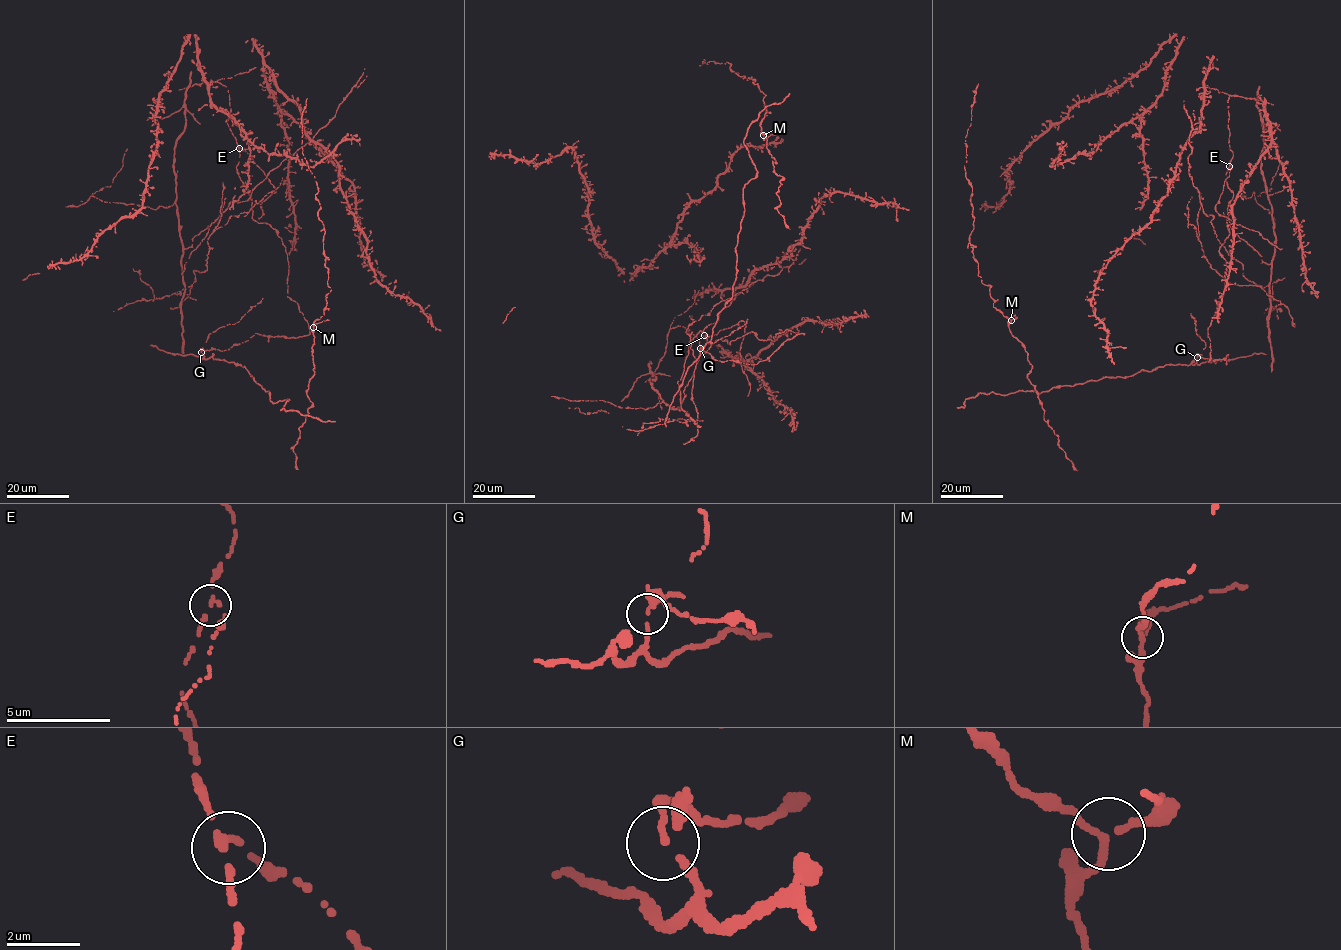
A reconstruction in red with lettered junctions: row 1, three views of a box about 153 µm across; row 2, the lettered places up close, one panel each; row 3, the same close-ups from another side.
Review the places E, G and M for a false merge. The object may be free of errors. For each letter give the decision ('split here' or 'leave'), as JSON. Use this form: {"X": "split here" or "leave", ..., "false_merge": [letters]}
{"E": "leave", "G": "split here", "M": "leave", "false_merge": ["G"]}

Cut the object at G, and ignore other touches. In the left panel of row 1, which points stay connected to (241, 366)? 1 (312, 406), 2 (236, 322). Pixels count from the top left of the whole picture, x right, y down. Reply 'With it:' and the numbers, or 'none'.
With it: 2

